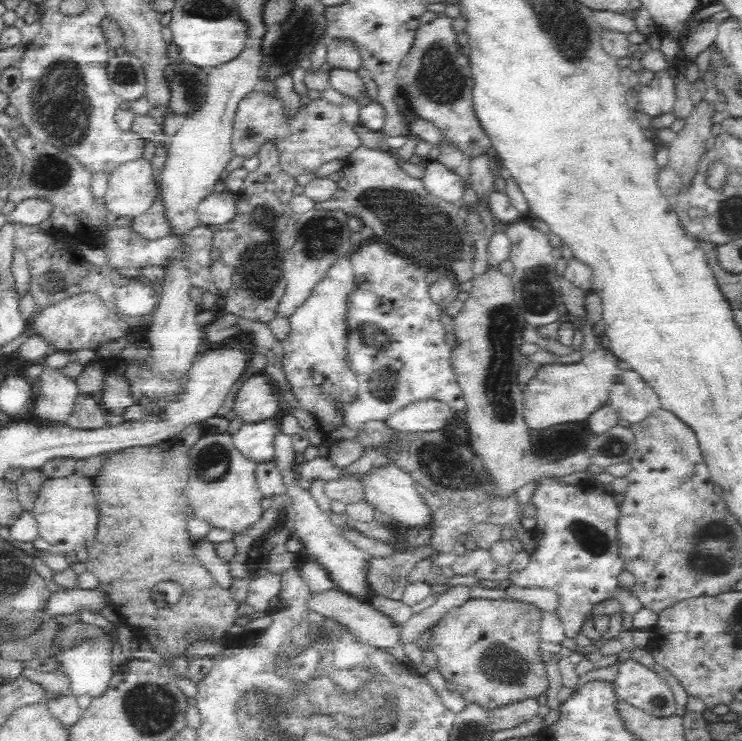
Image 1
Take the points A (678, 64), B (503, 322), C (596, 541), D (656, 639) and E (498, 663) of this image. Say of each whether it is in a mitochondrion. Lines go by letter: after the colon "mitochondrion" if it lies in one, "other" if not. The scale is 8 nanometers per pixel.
A: other
B: mitochondrion
C: mitochondrion
D: other
E: mitochondrion

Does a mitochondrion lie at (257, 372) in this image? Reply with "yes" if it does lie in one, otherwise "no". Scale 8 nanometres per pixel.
no

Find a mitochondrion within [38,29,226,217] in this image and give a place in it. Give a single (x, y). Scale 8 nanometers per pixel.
(188, 84)

